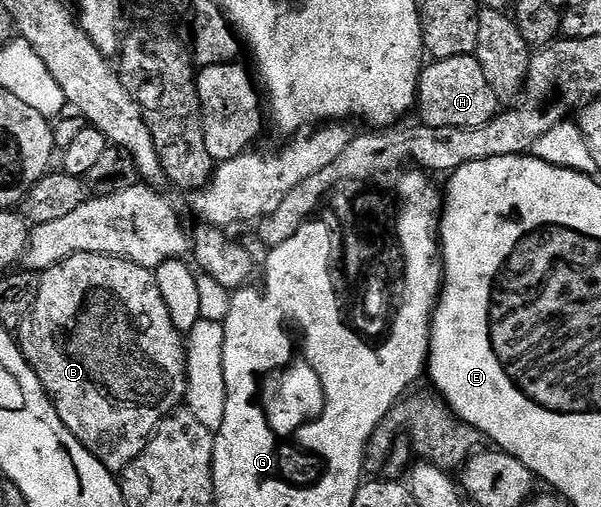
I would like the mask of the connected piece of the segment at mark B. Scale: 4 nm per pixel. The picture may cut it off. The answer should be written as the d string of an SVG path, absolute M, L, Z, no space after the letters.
M76 254L44 271L40 275L40 280L39 296L35 296L35 308L31 308L27 320L23 320L19 331L21 355L39 376L47 396L53 402L55 412L59 412L59 420L63 420L65 427L81 441L83 448L87 448L87 452L91 452L91 456L98 458L108 470L114 472L125 470L131 464L131 460L135 460L135 456L143 452L143 448L157 431L157 425L185 401L188 380L186 339L172 322L171 313L163 300L163 293L156 283L154 271L129 262L125 258L116 258L110 254Z

